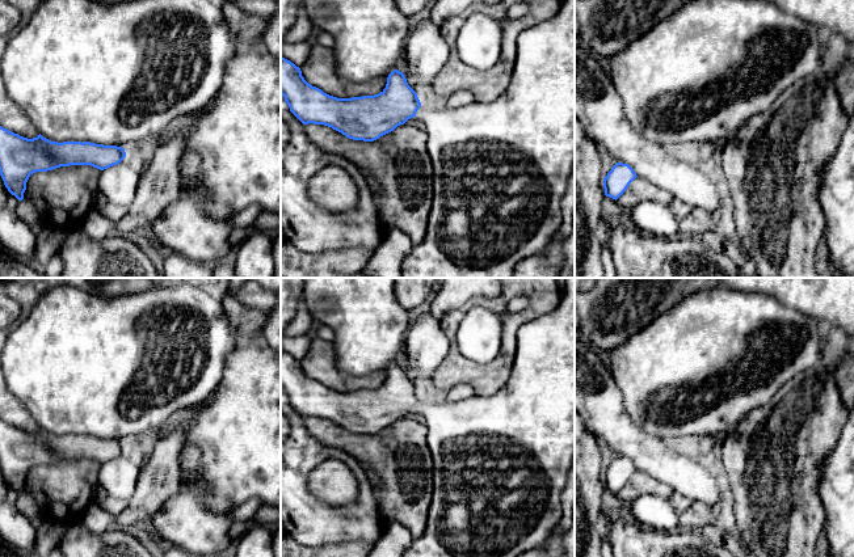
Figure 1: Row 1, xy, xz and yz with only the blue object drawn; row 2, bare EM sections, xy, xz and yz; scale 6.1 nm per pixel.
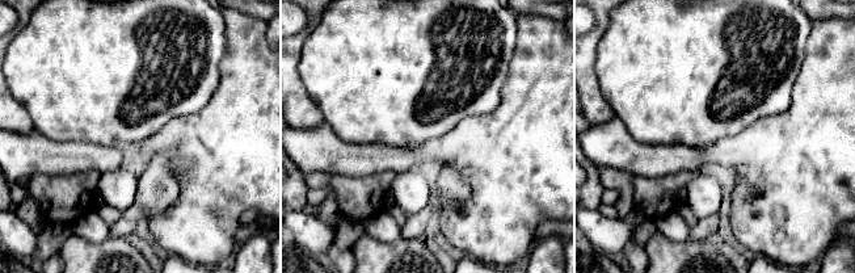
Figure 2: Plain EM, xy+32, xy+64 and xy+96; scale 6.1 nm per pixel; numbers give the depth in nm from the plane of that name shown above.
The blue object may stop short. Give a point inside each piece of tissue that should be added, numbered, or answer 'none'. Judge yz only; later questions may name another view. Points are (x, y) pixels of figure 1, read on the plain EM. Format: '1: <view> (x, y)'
none

